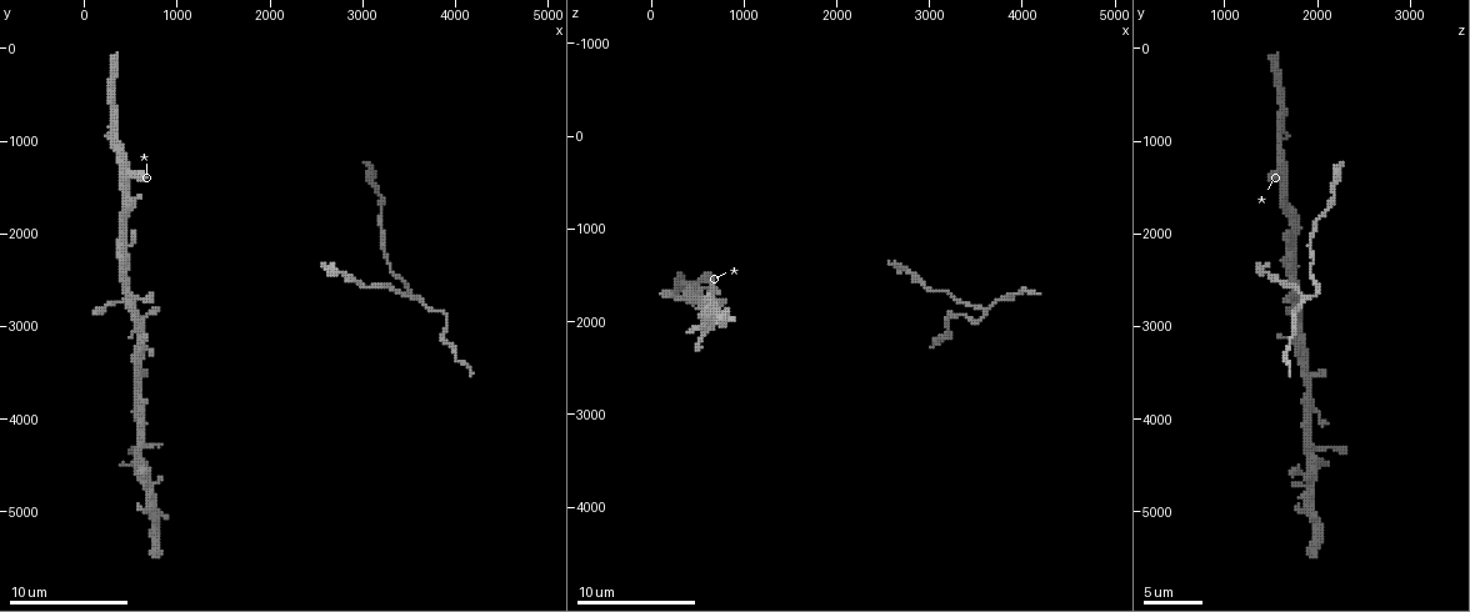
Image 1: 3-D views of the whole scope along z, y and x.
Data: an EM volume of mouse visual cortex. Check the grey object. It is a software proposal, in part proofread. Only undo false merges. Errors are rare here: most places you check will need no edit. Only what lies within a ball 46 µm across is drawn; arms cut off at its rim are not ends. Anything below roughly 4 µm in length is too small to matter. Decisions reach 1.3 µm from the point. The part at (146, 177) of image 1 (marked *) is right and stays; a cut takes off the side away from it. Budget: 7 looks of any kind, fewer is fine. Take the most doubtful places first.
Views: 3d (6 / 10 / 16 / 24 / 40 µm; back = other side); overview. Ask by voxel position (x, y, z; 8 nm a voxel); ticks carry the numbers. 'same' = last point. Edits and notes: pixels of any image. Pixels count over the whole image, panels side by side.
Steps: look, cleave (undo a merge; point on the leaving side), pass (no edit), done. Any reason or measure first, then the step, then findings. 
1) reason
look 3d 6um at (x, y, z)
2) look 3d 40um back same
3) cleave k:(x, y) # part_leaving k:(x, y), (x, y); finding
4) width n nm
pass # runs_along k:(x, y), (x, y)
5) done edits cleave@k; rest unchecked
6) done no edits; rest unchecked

three arms meet
look 3d 6um at (3600, 2700, 1900)

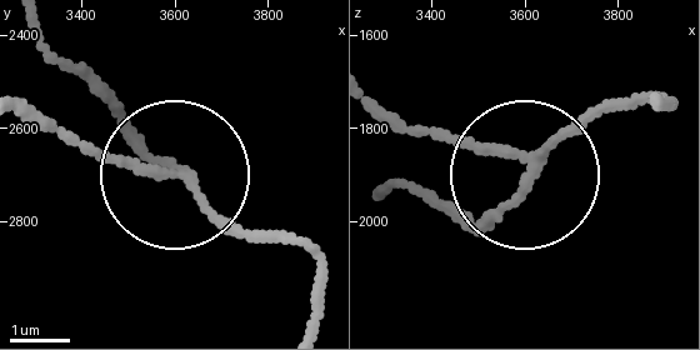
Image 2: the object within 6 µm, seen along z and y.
arms 3
cleave 2:(90, 151) # two neurons meet here

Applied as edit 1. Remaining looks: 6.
redraw
look overview

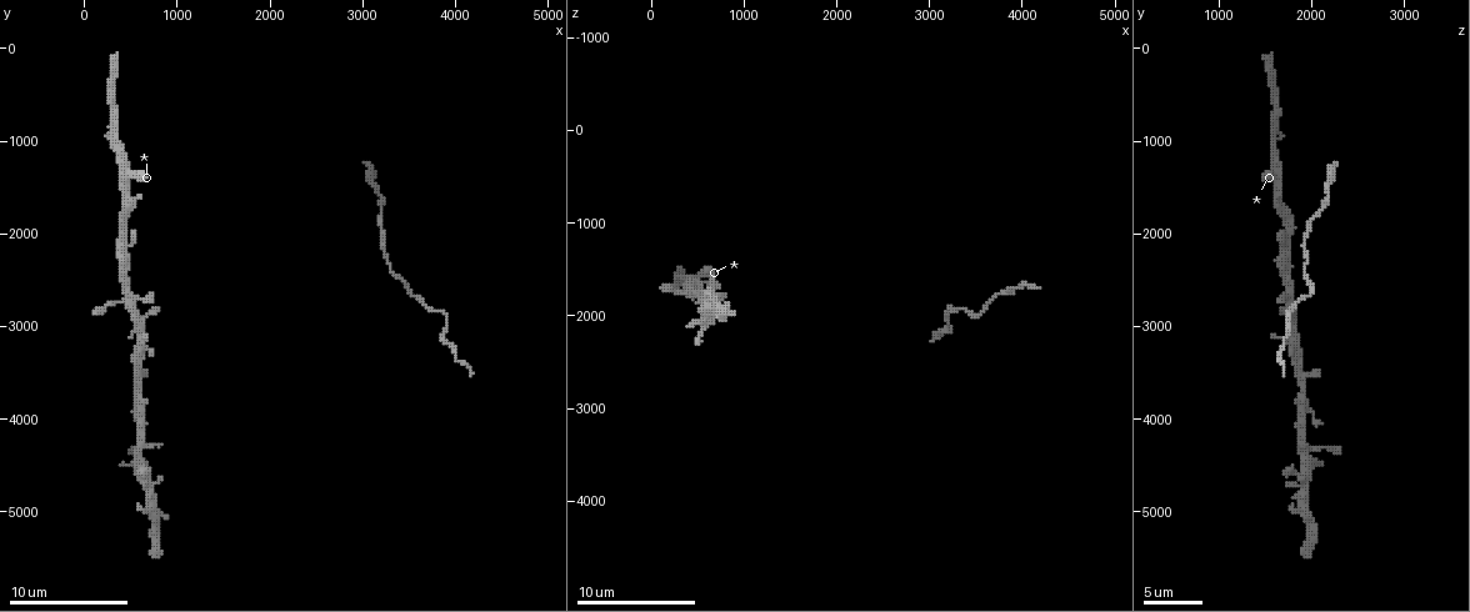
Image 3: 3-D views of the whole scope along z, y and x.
branch point
look 3d 10um at (450, 1400, 1600)

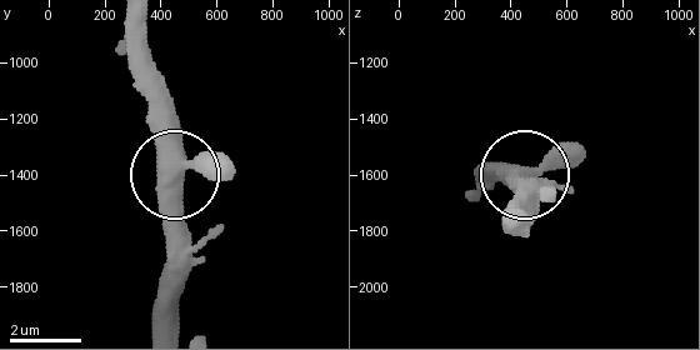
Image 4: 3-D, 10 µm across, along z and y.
arms 3
pass # all the same neuron

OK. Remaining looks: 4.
thick turns thin
look 3d 6um at (3200, 1750, 2150)

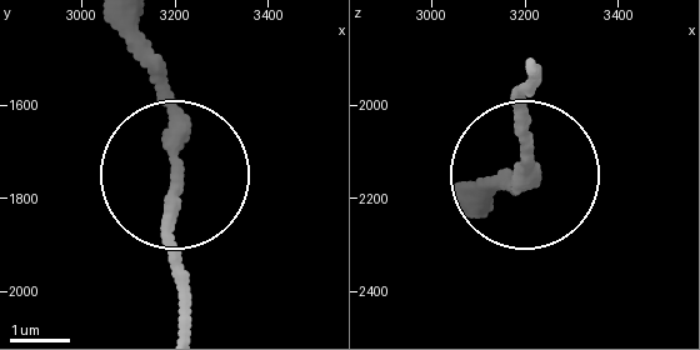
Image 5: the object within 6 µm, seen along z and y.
width 250 nm
pass # all the same neuron

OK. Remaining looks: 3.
done edits cleave@2; rest unchecked

